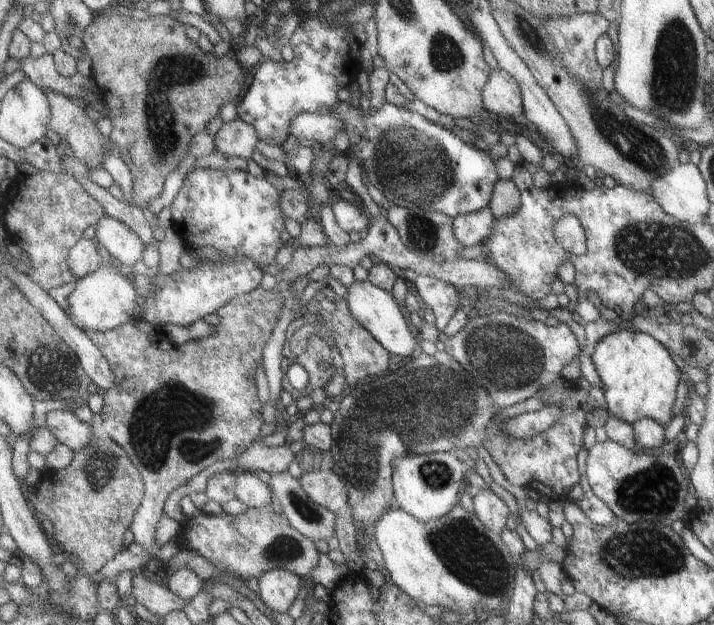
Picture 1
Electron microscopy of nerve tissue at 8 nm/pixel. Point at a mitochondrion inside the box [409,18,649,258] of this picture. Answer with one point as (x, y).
(445, 56)

